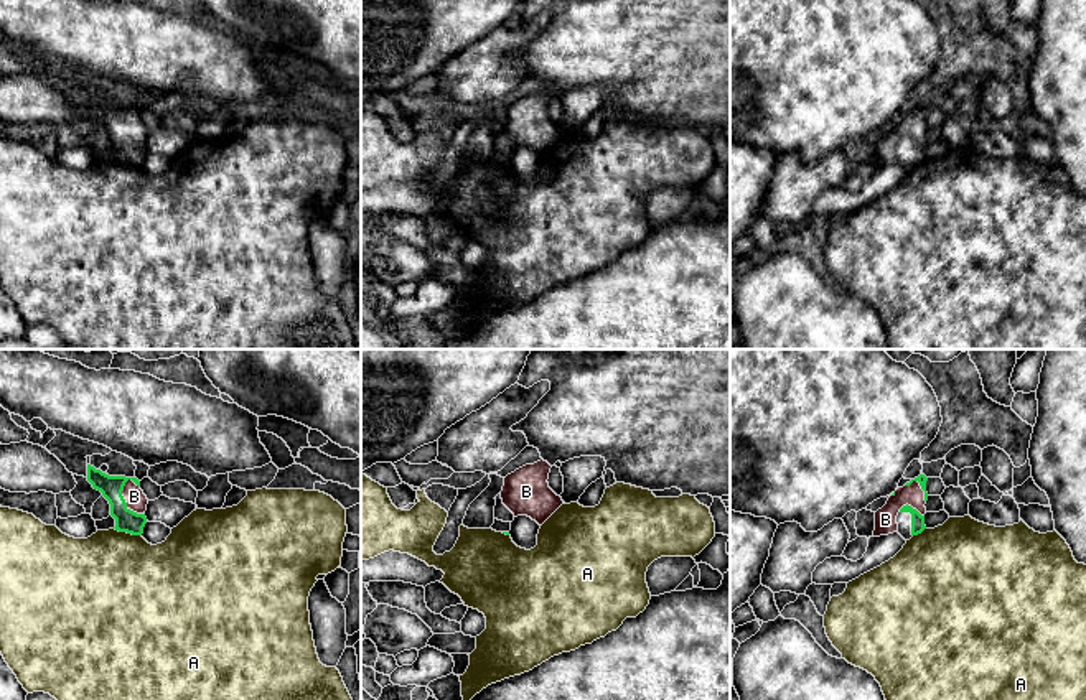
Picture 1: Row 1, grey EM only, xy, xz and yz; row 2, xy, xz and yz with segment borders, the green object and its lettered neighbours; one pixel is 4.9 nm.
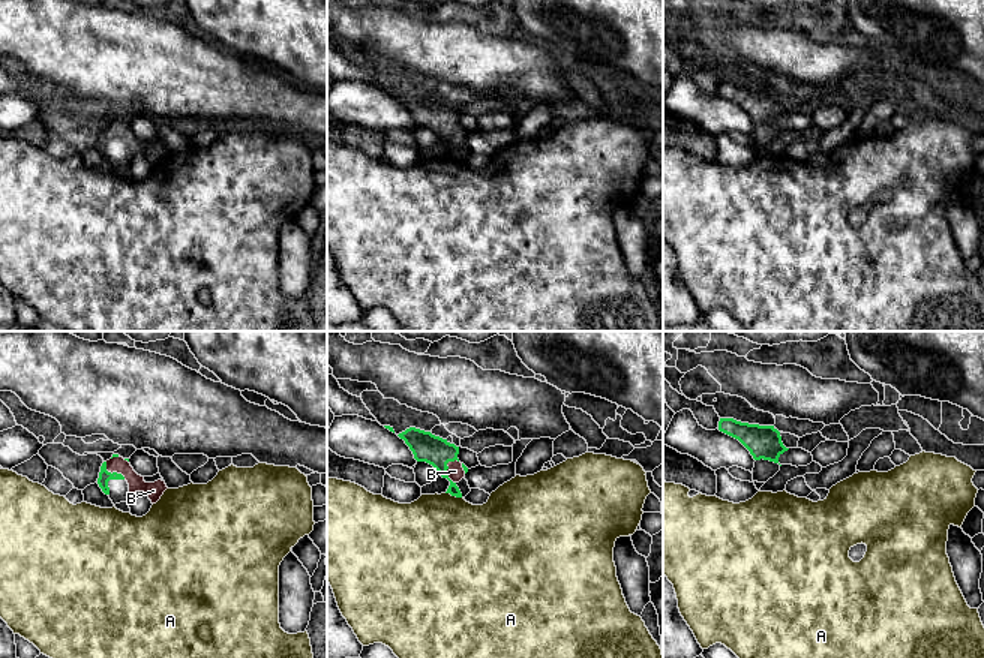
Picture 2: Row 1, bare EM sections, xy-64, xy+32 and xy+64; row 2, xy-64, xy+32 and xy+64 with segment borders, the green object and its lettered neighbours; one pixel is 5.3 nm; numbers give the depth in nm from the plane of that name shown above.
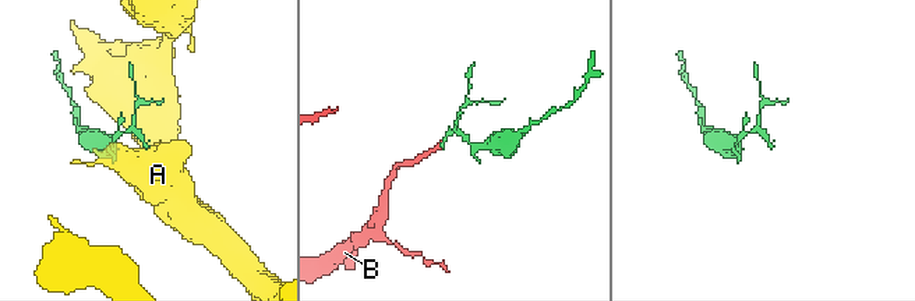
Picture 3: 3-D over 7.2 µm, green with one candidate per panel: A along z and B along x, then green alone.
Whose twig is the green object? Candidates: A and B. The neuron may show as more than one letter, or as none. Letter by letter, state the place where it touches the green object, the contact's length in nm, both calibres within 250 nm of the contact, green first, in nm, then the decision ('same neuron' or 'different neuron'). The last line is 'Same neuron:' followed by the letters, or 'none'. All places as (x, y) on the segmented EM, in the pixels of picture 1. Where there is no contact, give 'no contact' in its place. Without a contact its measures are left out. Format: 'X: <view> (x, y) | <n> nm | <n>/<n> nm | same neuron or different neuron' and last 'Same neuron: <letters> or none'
A: xy (127, 532) | 140 nm | 110/500 nm | different neuron
B: xy (124, 501) | 200 nm | 110/100 nm | same neuron
Same neuron: B

